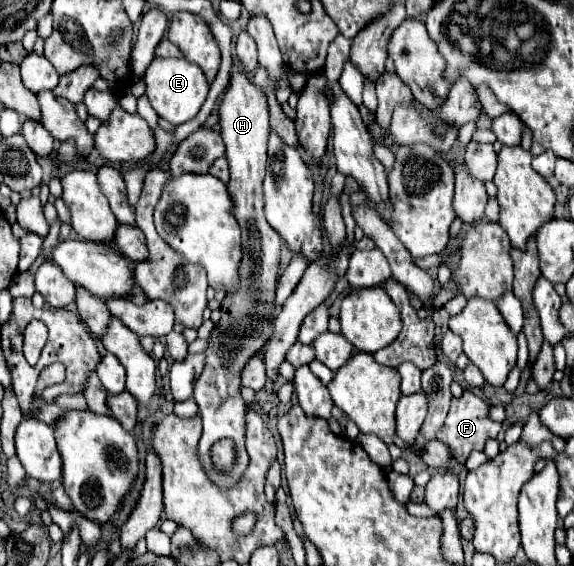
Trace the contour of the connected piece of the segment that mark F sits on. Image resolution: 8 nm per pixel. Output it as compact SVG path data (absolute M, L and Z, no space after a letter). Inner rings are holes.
M466 391L460 399L454 399L454 401L452 401L450 413L448 413L446 418L446 427L442 427L437 433L437 437L439 441L450 445L452 453L456 455L454 459L456 459L460 465L466 463L466 459L468 459L468 455L470 455L472 451L482 451L488 437L498 437L498 433L500 433L500 427L502 427L502 425L500 425L500 423L494 423L494 421L488 417L488 409L490 409L490 405L488 405L480 395L476 395L476 393L472 393L472 391Z

